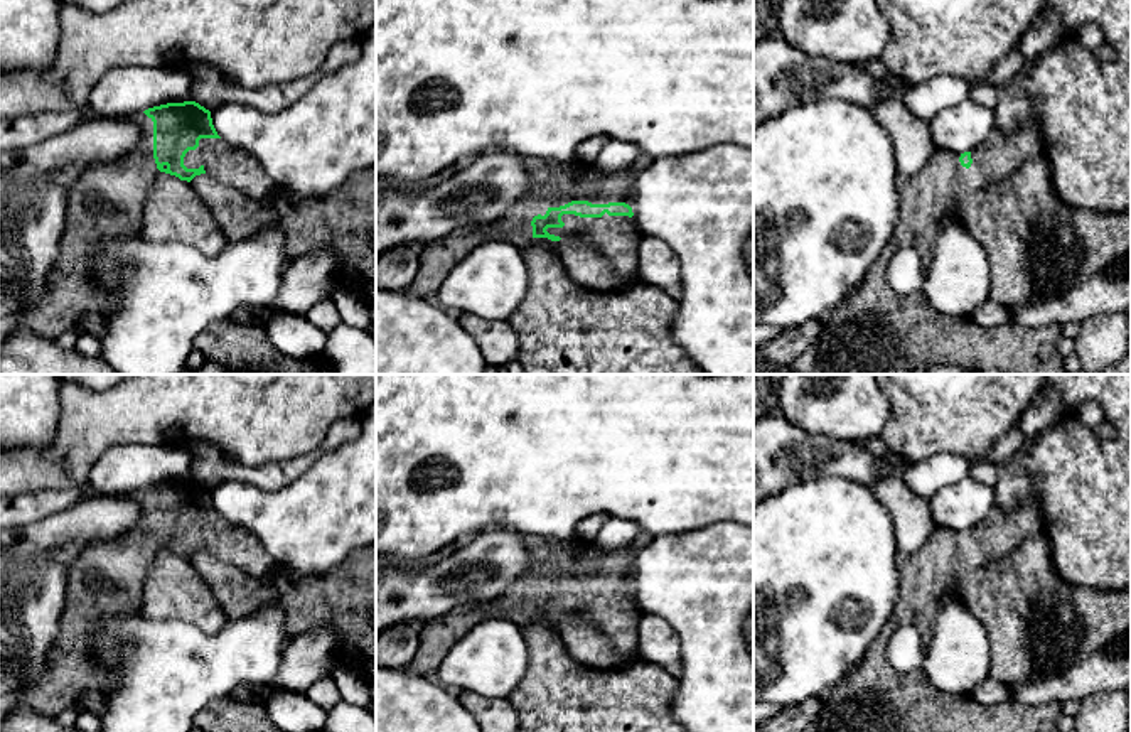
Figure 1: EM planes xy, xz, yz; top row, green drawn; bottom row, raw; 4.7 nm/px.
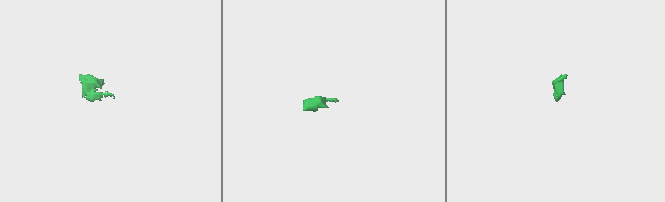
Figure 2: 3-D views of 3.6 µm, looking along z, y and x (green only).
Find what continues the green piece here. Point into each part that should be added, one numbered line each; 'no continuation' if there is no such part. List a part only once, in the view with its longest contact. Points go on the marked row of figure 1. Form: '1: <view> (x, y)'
1: xz (550, 184)

